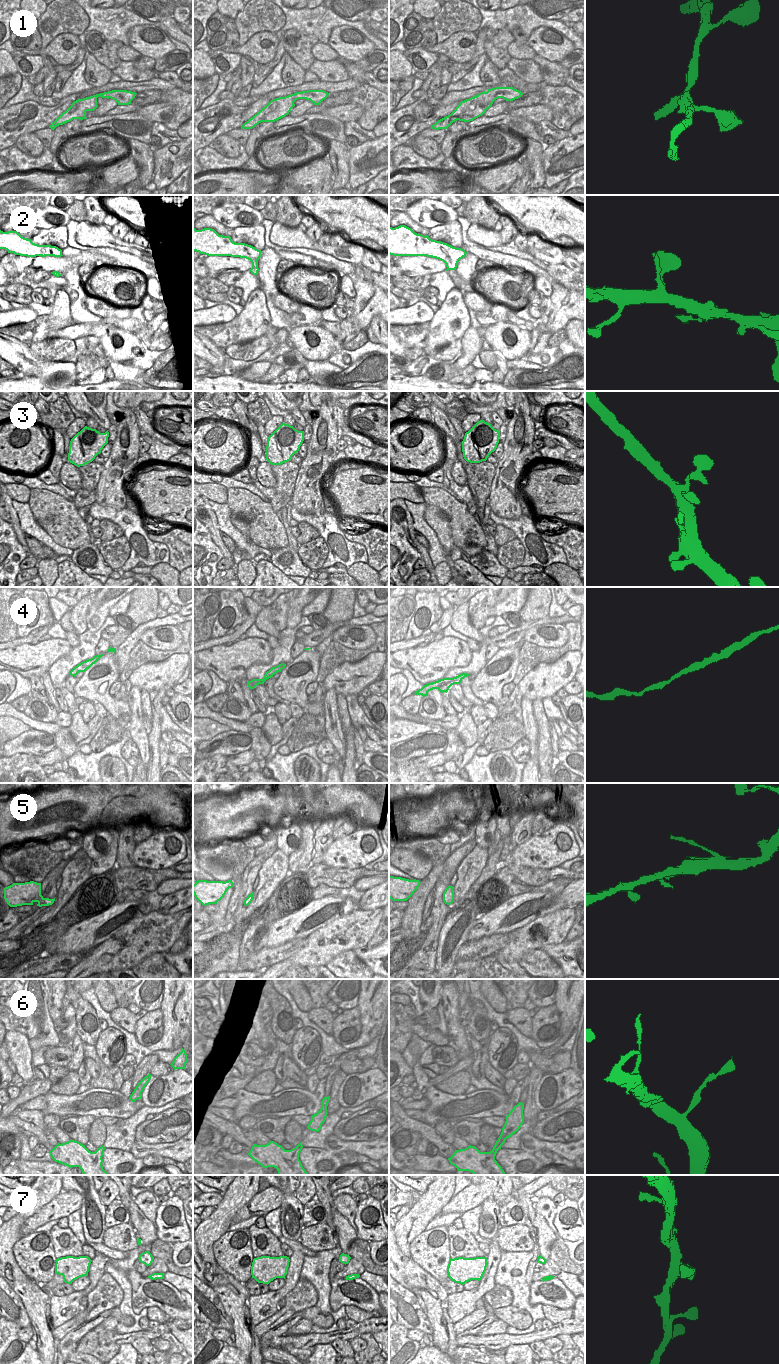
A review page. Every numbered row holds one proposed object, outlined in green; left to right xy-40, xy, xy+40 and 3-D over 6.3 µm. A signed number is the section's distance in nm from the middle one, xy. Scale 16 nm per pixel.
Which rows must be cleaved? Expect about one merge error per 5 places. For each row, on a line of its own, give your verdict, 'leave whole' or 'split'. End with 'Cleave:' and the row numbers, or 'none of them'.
1: leave whole
2: leave whole
3: leave whole
4: leave whole
5: leave whole
6: leave whole
7: leave whole
Cleave: none of them

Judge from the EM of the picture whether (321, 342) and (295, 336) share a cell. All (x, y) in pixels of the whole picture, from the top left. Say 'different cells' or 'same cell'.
same cell

